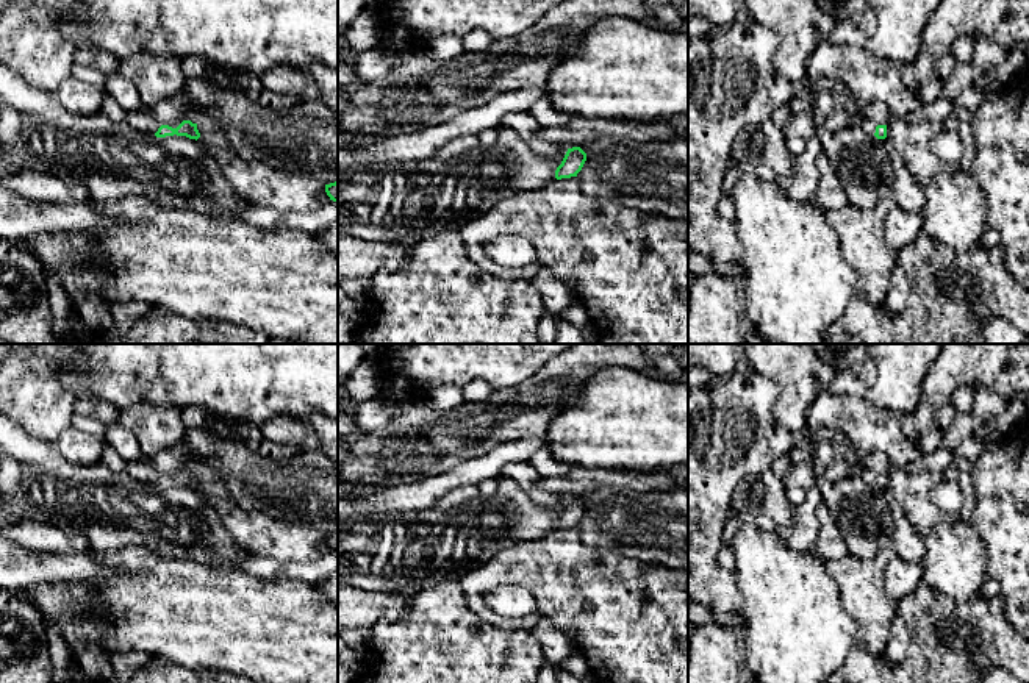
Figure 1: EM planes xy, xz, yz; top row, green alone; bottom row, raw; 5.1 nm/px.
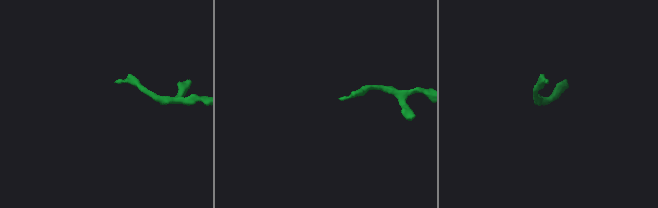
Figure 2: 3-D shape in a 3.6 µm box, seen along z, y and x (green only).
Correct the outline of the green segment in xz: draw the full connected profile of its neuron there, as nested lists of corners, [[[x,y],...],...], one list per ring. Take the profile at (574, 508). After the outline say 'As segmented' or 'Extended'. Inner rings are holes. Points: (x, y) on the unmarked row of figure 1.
[[[580,497],[568,499],[561,514],[555,520],[555,528],[577,527],[586,511],[586,503]]]. As segmented

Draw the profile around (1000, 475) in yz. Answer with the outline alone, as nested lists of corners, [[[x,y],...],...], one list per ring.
[[[1029,420],[999,442],[985,442],[971,478],[976,505],[970,522],[984,544],[987,577],[1001,586],[1006,620],[1029,641]]]

